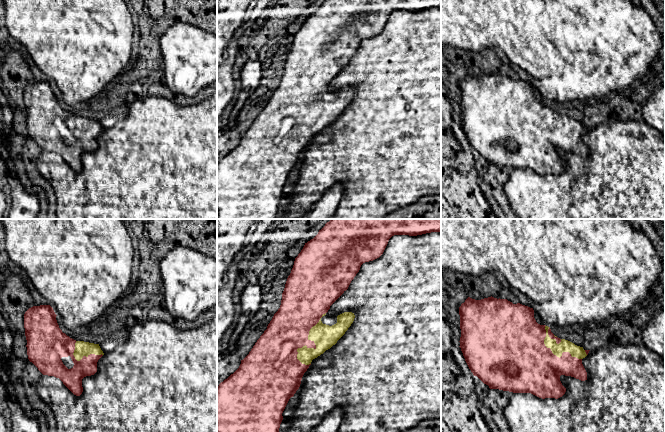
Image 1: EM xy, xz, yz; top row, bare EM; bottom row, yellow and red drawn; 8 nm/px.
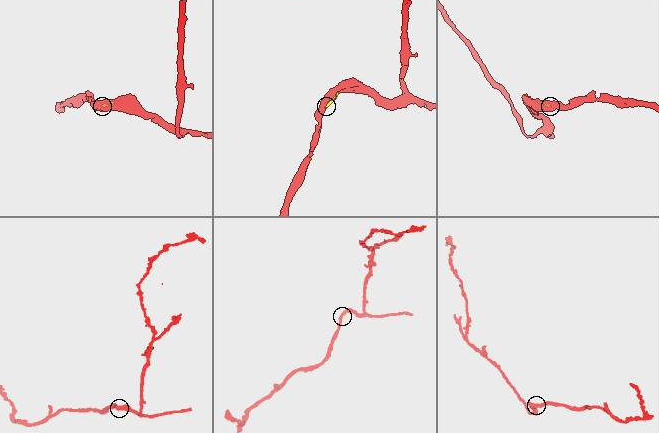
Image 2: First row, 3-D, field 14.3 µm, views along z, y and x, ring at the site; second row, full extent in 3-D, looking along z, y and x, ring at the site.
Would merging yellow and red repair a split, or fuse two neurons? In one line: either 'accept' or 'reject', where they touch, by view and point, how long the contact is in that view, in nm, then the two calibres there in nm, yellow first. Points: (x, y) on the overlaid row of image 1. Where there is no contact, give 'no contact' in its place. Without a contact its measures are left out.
accept | yz (554, 354) | 400 nm | 100/440 nm

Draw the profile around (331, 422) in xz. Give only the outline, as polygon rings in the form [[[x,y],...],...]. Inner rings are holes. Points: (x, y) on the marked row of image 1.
[[[336,407],[311,432],[338,432],[342,420],[343,408]]]

